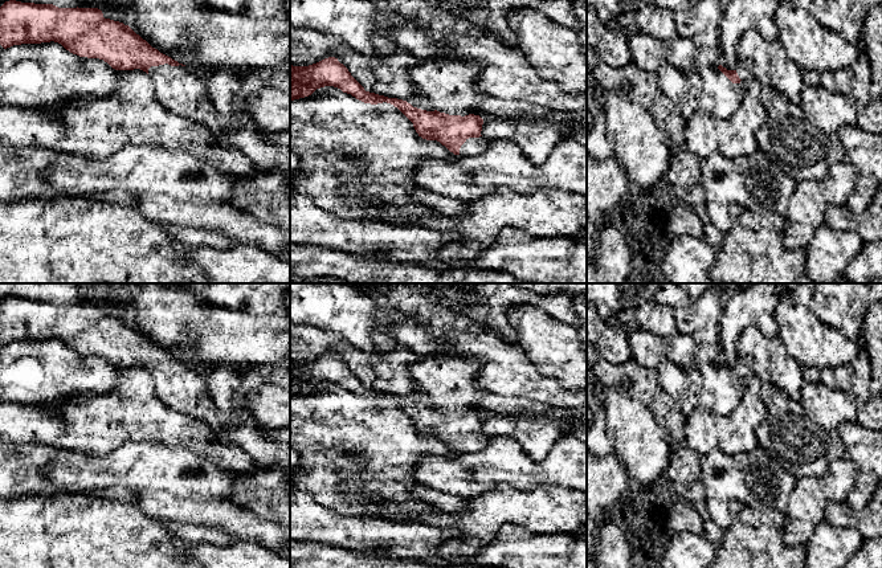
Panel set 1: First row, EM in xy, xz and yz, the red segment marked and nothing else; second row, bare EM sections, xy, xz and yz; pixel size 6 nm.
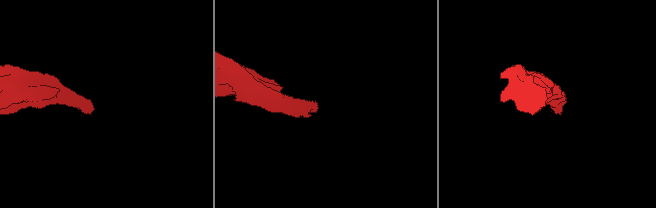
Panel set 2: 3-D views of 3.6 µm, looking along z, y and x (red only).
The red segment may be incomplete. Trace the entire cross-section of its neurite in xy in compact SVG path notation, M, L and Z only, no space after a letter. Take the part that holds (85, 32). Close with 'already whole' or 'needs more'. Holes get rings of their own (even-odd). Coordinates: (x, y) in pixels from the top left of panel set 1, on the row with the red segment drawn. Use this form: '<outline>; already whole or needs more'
M16 0L5 1L0 7L0 45L7 49L21 44L58 42L66 50L79 57L99 58L107 62L115 70L140 69L151 78L158 101L176 115L195 120L209 130L215 142L225 148L233 148L246 155L260 171L265 173L279 172L286 177L290 193L290 147L268 142L260 131L258 124L248 113L236 113L222 115L211 102L208 97L207 82L203 74L152 48L146 40L136 34L128 25L123 23L105 19L98 8L58 8L53 4L21 3Z; needs more

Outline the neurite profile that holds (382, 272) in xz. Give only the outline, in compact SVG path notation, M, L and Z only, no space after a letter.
M290 245L290 279L327 277L350 283L531 283L497 270L366 261L356 254L322 246Z

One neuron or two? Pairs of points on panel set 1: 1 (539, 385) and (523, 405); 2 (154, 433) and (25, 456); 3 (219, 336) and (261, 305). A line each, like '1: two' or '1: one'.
1: two
2: two
3: two

